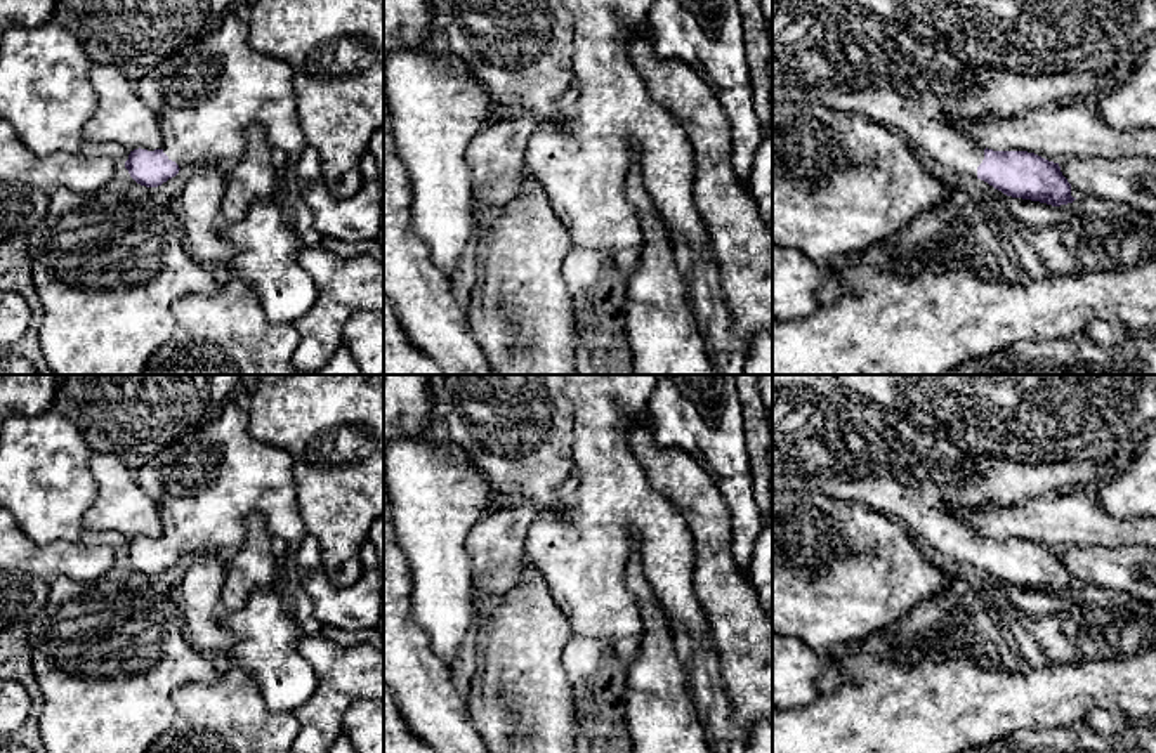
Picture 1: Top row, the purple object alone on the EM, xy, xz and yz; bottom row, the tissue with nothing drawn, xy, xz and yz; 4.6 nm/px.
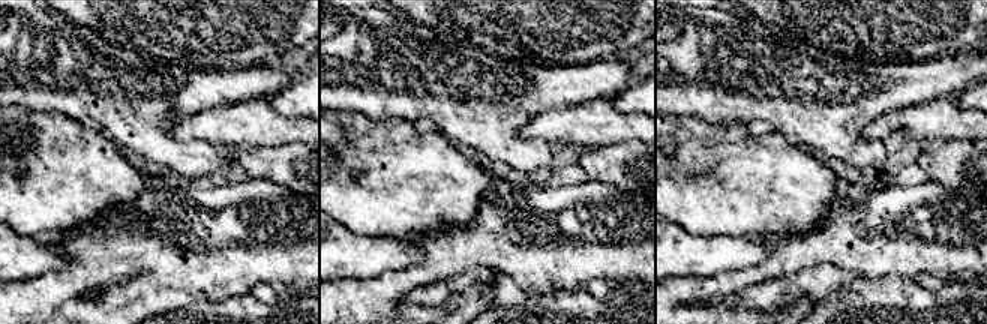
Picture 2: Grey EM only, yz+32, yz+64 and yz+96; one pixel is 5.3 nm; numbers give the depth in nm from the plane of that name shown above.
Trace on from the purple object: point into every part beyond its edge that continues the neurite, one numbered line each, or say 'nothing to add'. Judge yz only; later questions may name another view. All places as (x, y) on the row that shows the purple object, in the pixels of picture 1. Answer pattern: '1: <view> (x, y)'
1: yz (840, 58)

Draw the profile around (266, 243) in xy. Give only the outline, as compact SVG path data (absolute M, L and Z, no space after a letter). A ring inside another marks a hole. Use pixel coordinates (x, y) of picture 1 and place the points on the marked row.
M285 200L255 201L234 224L220 224L220 234L236 255L226 267L259 295L271 323L293 324L318 297L312 278L299 264L304 248Z

